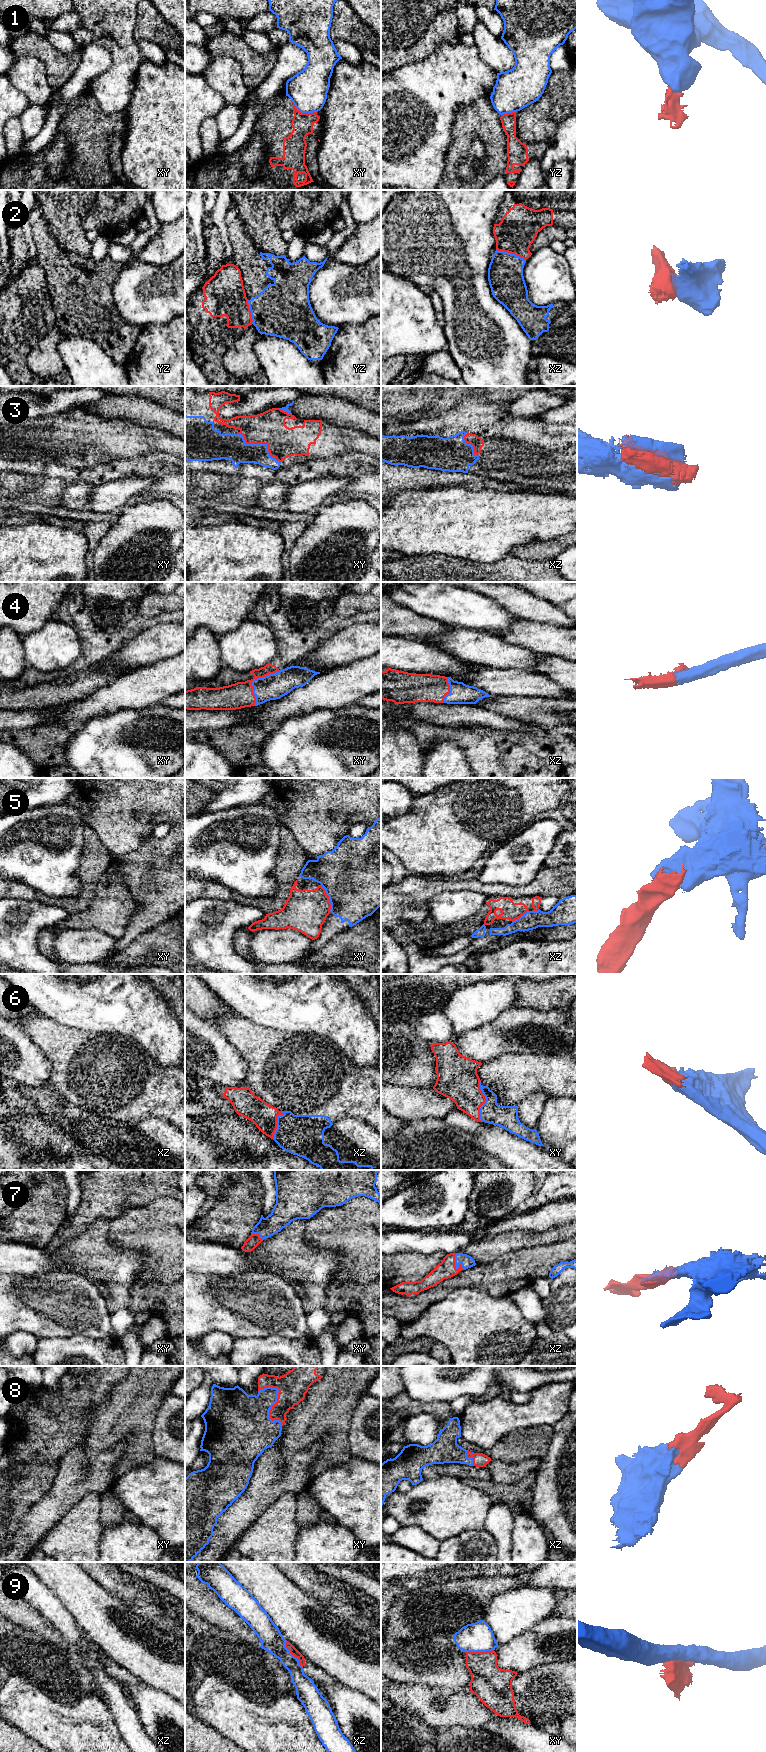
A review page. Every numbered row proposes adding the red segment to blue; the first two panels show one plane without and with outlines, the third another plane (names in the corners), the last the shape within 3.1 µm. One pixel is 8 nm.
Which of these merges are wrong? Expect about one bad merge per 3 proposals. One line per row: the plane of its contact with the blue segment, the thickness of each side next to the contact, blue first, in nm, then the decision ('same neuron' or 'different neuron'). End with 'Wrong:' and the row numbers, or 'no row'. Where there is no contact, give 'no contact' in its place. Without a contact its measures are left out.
1: xy | 320/180 nm | different neuron
2: xz | 280/300 nm | different neuron
3: xy | 220/260 nm | same neuron
4: xy | 200/200 nm | same neuron
5: xy | 500/340 nm | different neuron
6: xy | 180/300 nm | same neuron
7: xz | 100/150 nm | same neuron
8: xy | 320/240 nm | same neuron
9: xz | 180/60 nm | different neuron
Wrong: 1, 2, 5, 9

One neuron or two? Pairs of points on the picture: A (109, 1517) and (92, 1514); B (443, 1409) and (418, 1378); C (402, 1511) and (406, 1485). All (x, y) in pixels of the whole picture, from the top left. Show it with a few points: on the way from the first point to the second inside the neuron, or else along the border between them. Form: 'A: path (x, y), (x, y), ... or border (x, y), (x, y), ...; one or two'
A: border (99, 1495), (100, 1524), (102, 1527); two
B: border (413, 1398), (425, 1402), (448, 1403); two
C: border (413, 1485), (405, 1492), (395, 1490); two

